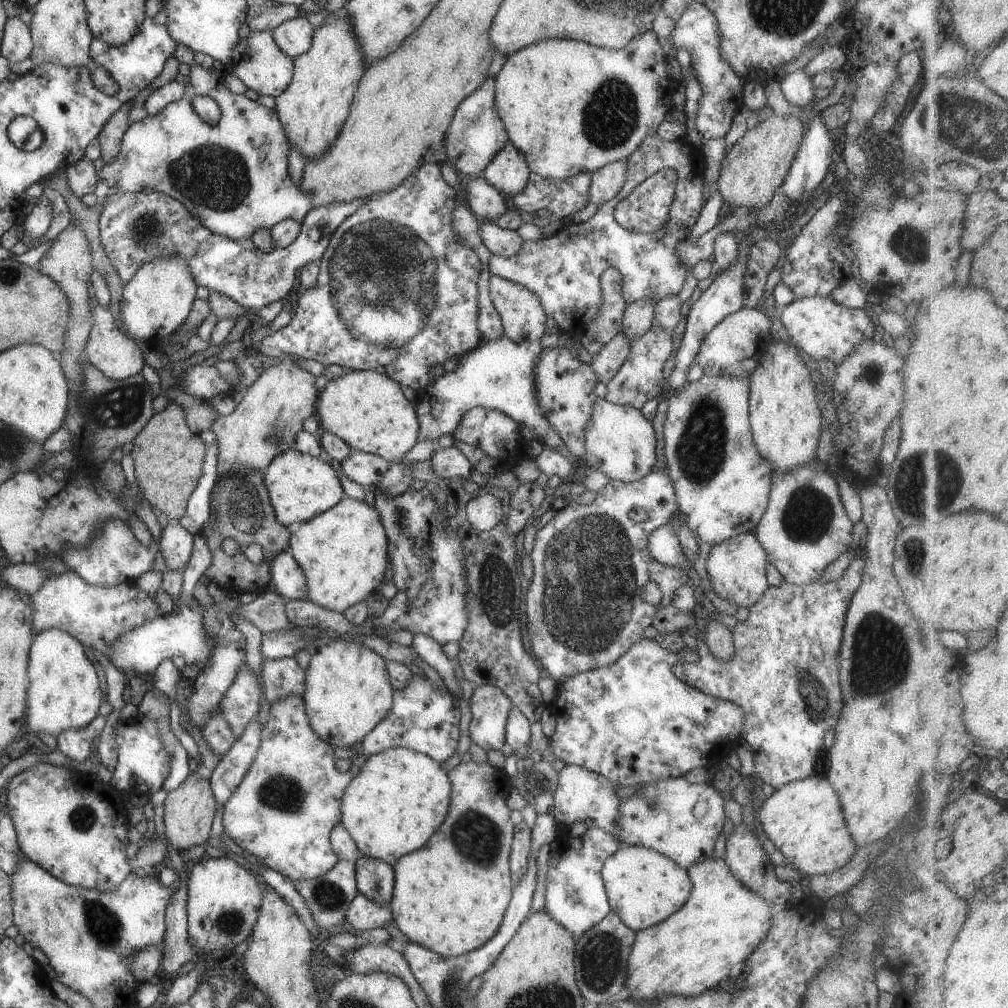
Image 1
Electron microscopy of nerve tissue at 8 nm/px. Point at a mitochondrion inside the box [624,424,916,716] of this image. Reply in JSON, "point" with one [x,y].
{"point":[878,657]}

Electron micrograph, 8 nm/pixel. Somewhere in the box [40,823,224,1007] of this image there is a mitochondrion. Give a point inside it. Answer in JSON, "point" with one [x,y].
{"point":[103,925]}

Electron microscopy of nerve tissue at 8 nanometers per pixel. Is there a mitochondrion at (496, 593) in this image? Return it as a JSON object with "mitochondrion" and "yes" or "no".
{"mitochondrion":"yes"}

